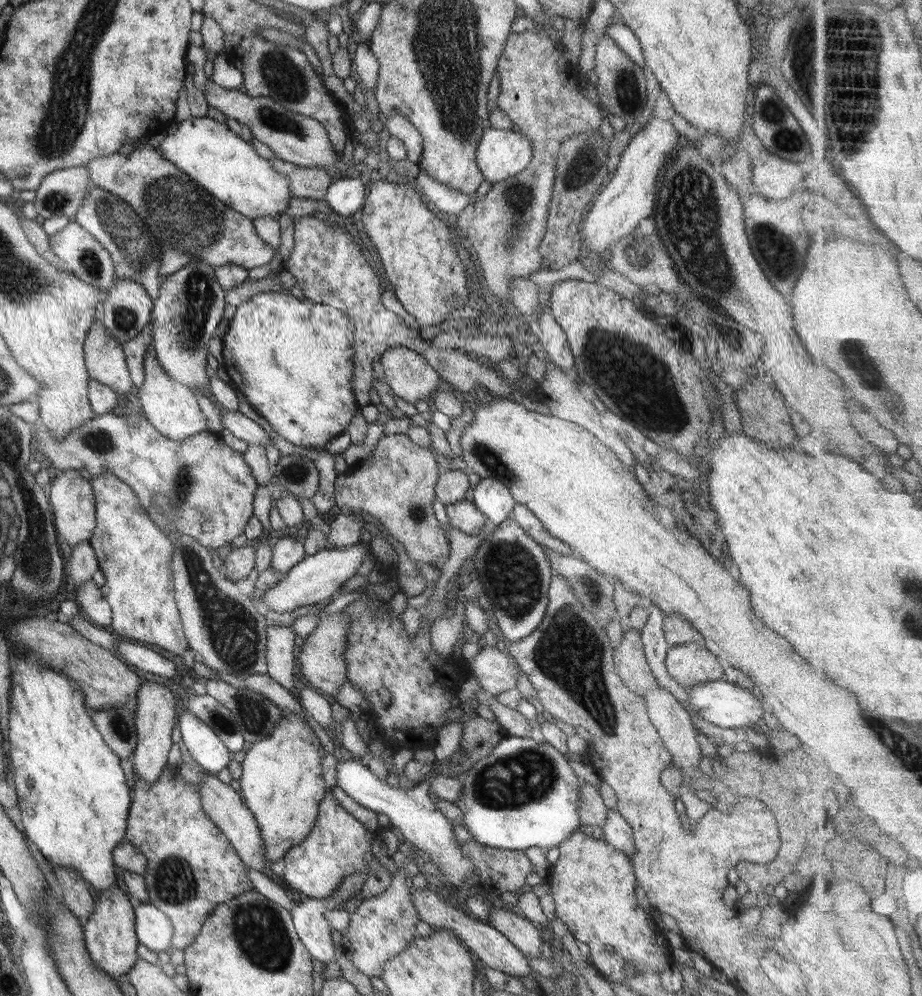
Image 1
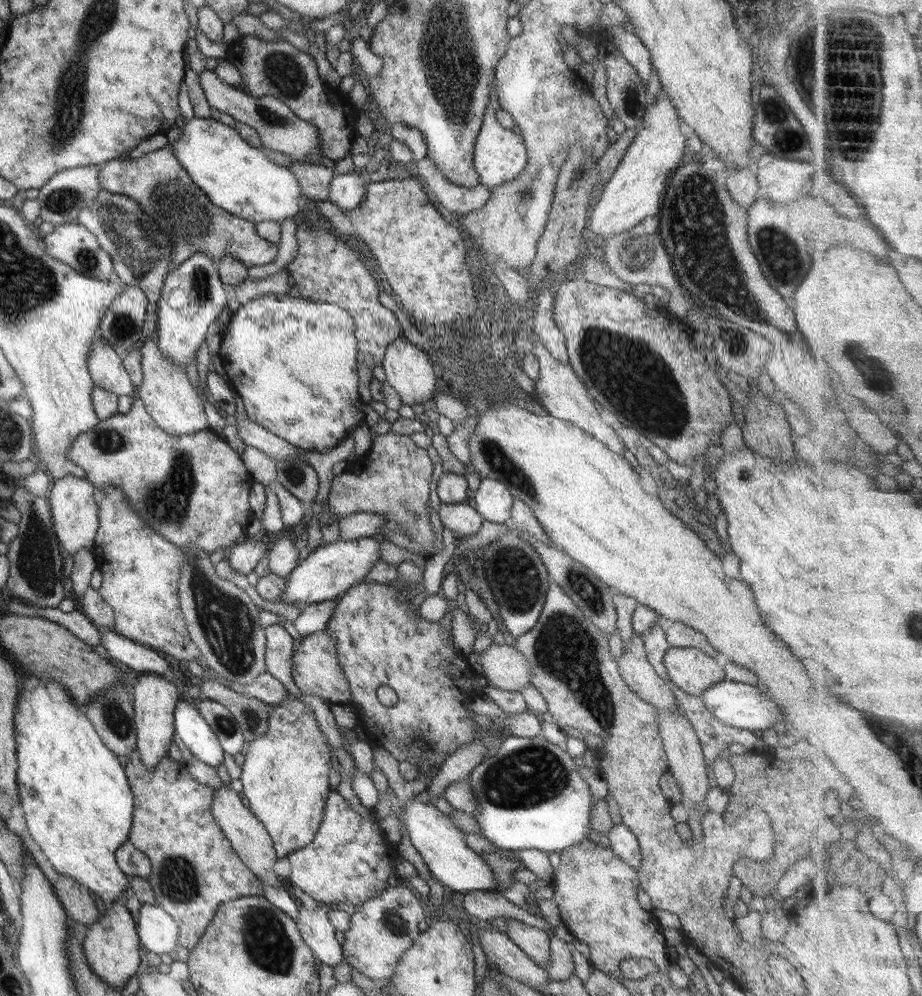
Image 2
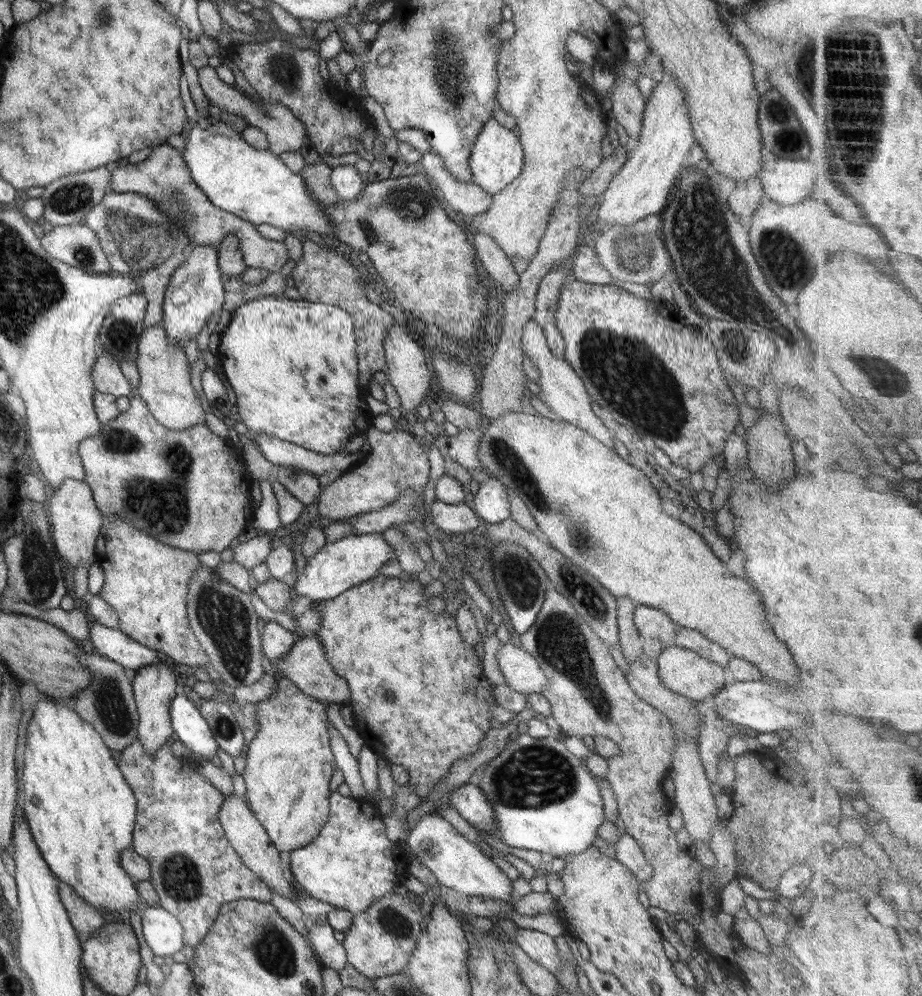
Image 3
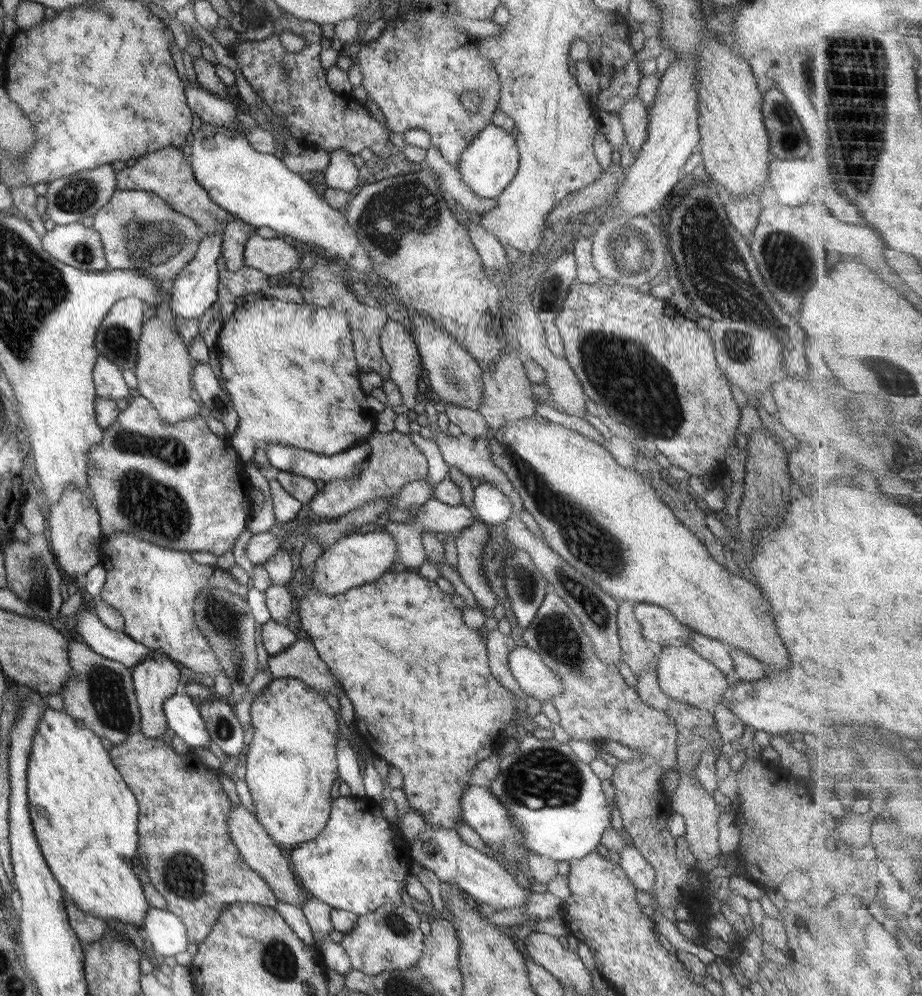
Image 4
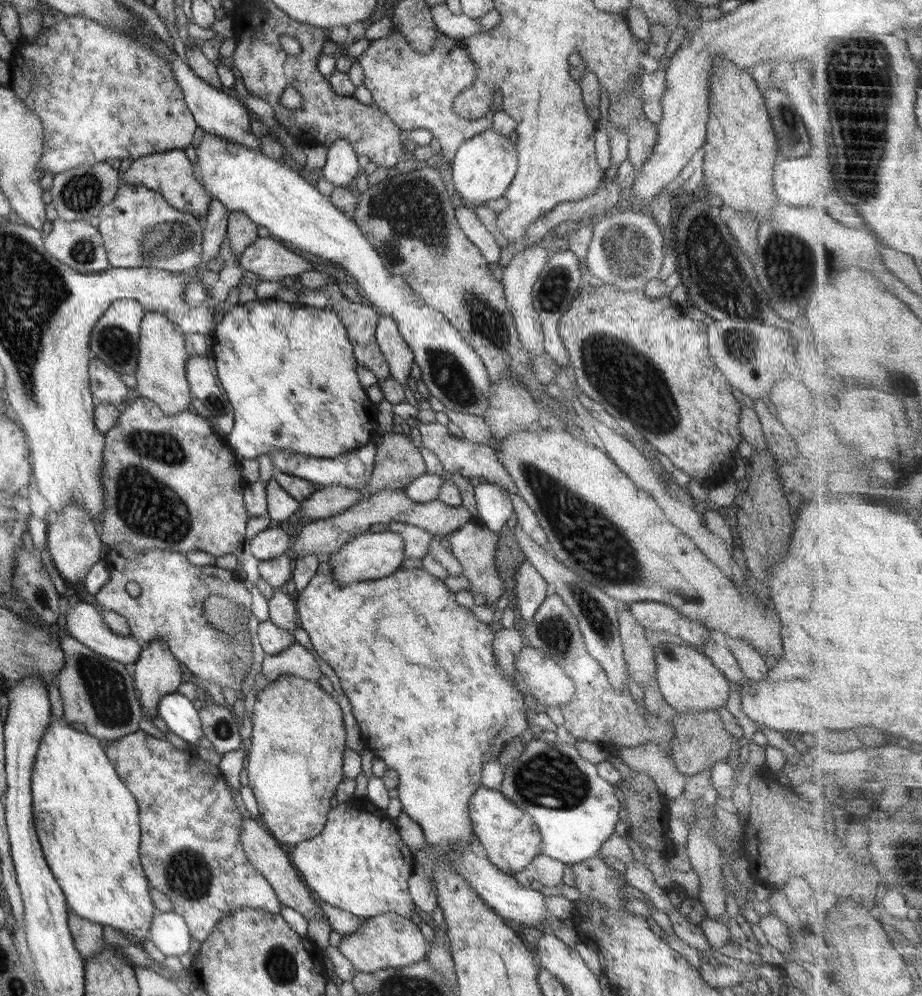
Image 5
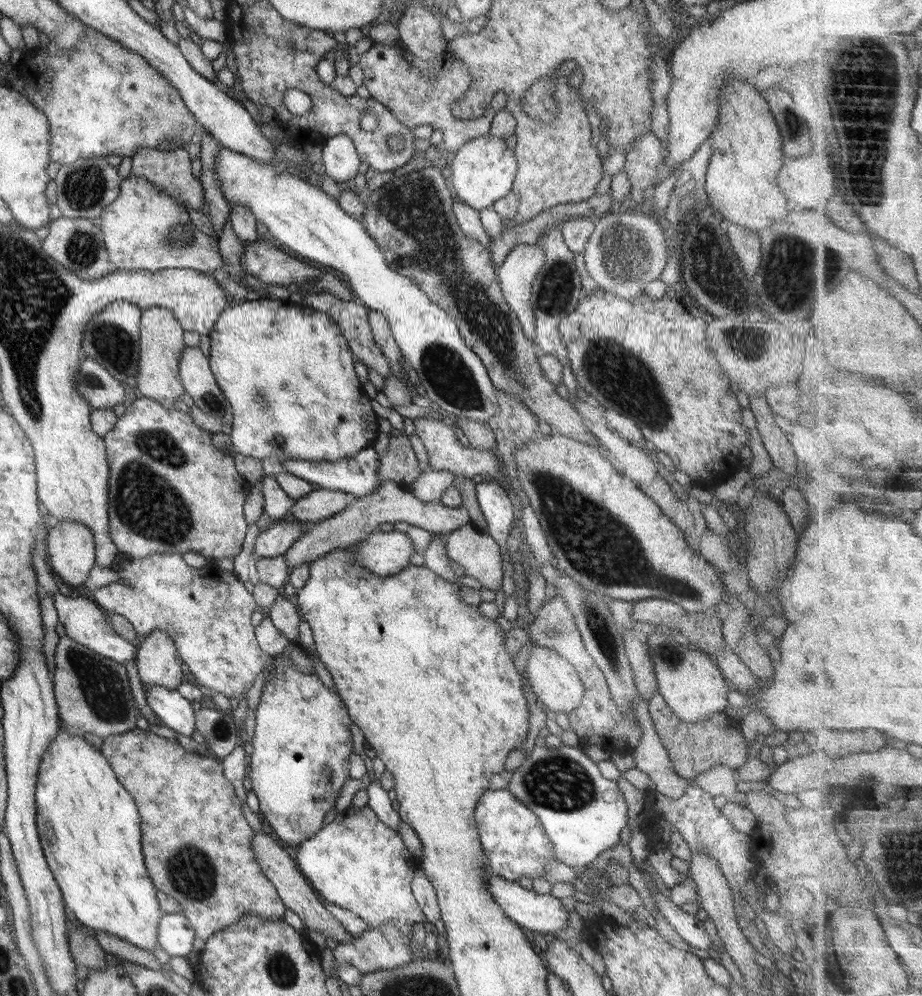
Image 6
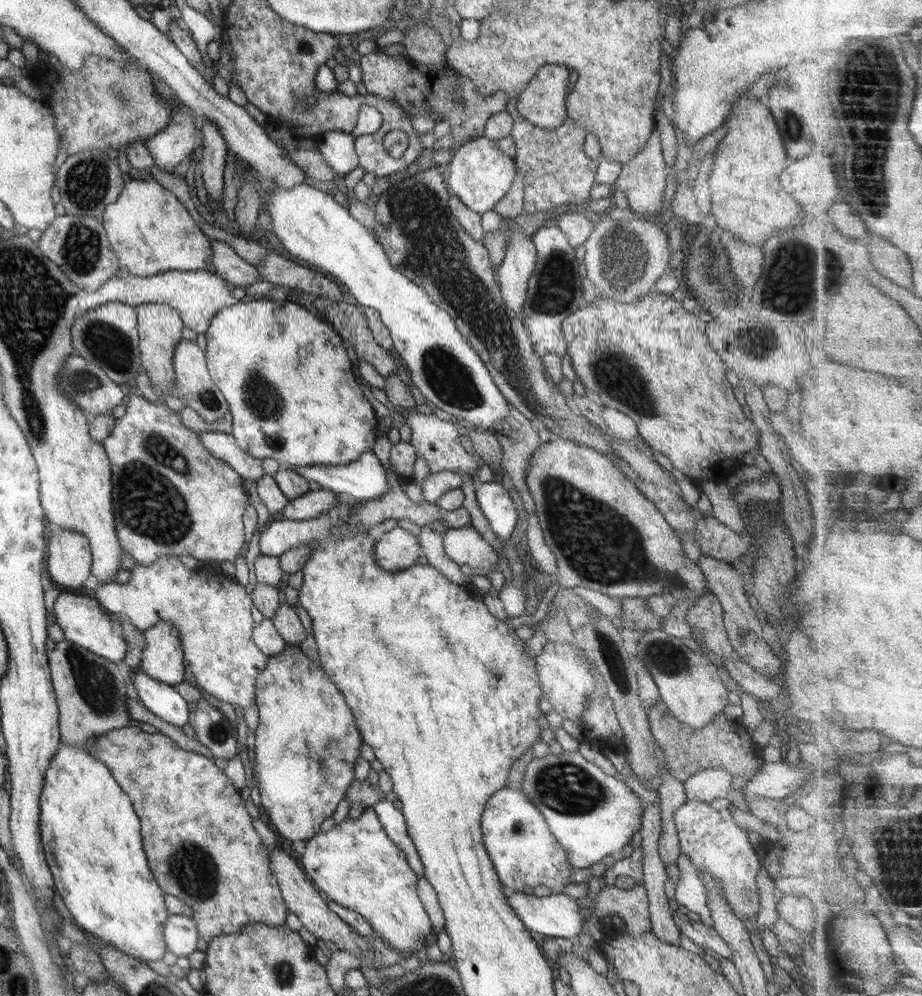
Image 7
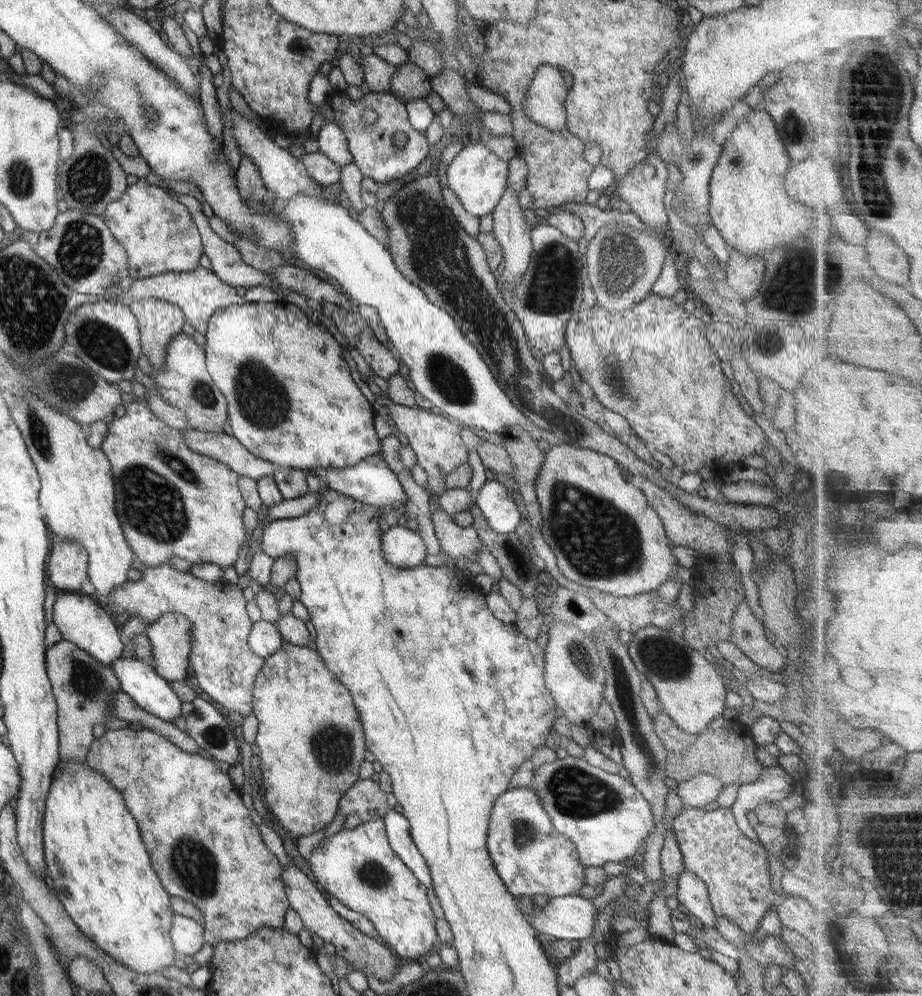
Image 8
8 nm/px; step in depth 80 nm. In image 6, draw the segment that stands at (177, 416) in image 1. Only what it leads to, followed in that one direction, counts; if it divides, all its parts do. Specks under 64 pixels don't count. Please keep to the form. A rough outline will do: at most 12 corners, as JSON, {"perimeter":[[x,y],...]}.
{"perimeter":[[167,308],[140,311],[134,388],[165,408],[184,390],[184,330]]}

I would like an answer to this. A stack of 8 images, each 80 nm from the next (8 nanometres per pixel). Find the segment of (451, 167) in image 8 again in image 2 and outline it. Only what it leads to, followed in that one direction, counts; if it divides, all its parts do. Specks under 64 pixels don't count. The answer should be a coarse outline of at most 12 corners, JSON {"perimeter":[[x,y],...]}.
{"perimeter":[[493,87],[472,160],[490,191],[524,169],[523,138],[495,122]]}

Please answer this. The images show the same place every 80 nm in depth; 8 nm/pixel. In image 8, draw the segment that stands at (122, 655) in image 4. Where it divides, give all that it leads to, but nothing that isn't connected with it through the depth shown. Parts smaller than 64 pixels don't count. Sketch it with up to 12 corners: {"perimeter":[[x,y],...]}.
{"perimeter":[[58,592],[52,622],[63,640],[109,665],[124,647],[91,597]]}

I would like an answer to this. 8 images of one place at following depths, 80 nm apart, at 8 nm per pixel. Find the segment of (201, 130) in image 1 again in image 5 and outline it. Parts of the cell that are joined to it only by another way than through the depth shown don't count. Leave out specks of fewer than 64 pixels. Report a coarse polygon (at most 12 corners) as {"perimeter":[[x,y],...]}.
{"perimeter":[[204,133],[209,197],[355,279],[415,383],[481,417],[490,379],[354,220],[285,165]]}

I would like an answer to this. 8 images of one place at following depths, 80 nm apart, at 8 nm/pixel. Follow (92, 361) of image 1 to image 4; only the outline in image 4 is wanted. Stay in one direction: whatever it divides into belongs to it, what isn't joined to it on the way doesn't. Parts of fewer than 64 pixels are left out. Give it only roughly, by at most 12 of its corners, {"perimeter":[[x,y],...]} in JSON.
{"perimeter":[[96,356],[92,381],[97,397],[128,399],[133,391],[120,369]]}

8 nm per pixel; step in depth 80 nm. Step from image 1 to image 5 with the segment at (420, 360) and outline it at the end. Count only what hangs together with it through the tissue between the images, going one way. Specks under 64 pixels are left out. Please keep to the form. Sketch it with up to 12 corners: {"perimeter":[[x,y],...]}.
{"perimeter":[[377,311],[375,340],[390,377],[415,383],[412,354],[395,321]]}

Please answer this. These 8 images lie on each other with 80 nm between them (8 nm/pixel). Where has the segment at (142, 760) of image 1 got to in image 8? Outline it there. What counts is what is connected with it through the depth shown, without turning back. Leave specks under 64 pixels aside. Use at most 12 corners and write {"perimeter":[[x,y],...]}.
{"perimeter":[[161,614],[145,628],[152,669],[180,681],[192,649],[191,621]]}

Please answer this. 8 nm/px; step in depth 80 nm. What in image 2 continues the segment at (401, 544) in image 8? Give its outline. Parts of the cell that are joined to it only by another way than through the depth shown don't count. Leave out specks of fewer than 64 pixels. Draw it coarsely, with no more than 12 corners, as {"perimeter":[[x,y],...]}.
{"perimeter":[[371,537],[317,547],[279,602],[326,602],[380,559]]}

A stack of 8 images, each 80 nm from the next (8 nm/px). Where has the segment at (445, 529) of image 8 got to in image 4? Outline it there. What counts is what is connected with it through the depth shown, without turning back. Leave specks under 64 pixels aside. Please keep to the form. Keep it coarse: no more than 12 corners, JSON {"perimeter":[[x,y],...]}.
{"perimeter":[[475,520],[457,534],[456,571],[486,613],[497,598],[481,570],[489,540]]}

